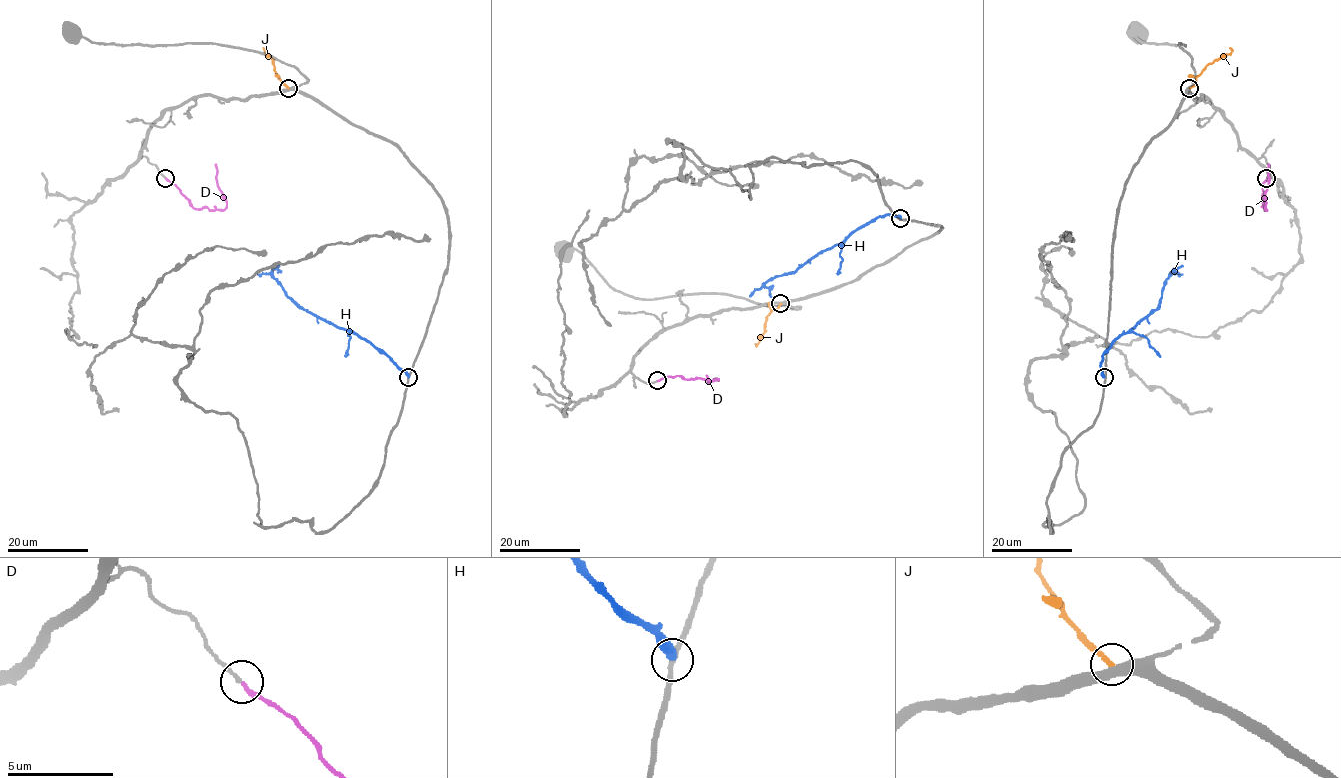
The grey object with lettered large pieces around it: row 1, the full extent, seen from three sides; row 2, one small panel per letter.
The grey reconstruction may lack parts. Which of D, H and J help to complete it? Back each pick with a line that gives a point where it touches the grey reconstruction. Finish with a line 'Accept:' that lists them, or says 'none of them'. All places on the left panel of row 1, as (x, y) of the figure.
D: meets grey at (165, 178)
Accept: D

